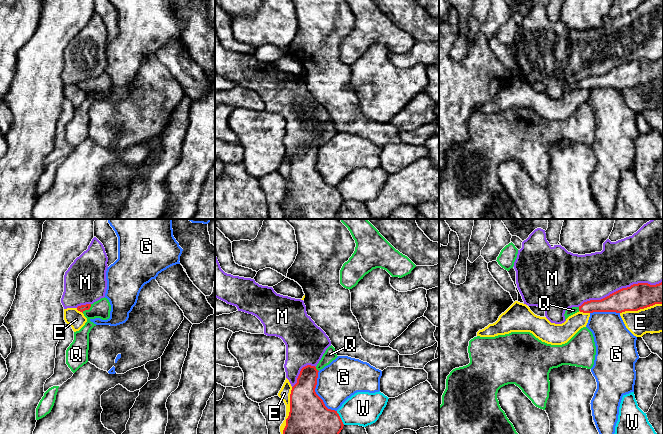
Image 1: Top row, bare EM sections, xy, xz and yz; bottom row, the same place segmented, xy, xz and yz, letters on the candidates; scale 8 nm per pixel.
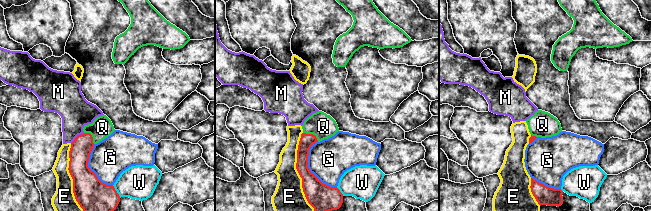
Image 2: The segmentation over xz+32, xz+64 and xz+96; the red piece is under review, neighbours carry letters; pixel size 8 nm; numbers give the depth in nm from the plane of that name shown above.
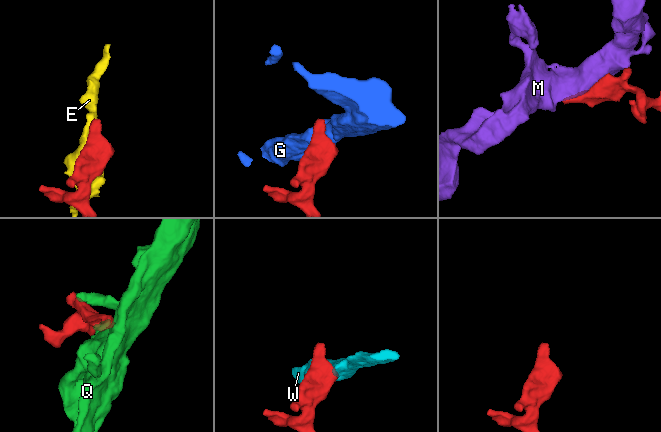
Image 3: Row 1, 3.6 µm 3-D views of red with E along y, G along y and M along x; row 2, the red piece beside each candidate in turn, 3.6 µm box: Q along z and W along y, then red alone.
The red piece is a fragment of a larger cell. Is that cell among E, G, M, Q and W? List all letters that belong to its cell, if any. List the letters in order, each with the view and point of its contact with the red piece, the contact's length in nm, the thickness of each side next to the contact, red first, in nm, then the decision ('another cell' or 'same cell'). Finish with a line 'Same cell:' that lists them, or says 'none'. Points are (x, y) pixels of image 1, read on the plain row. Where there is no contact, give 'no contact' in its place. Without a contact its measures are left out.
E: xz (290, 187) | 400 nm | 420/90 nm | another cell
G: xz (316, 170) | 360 nm | 380/320 nm | another cell
M: yz (620, 65) | 700 nm | 200/380 nm | another cell
Q: xy (87, 85) | 100 nm | 50/150 nm | same cell
W: xz (340, 194) | 130 nm | 420/280 nm | another cell
Same cell: Q

